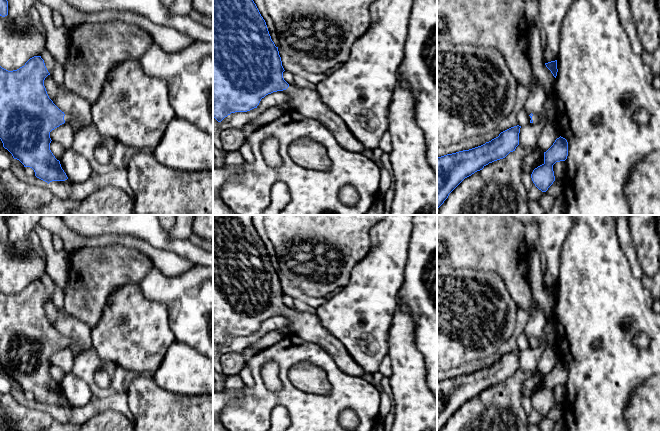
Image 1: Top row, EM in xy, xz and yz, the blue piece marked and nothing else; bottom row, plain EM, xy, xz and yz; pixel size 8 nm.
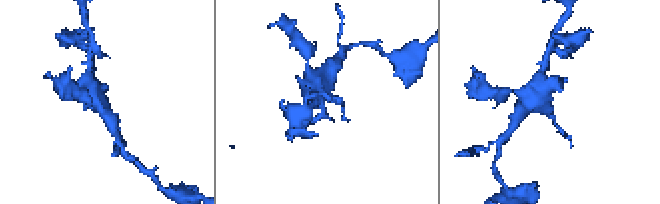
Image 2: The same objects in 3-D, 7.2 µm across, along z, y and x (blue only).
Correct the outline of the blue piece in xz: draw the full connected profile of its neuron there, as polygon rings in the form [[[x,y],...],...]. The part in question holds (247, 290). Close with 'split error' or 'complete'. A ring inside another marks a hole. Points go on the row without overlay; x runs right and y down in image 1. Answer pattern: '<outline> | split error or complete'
[[[213,215],[213,341],[221,346],[231,337],[257,332],[266,319],[285,314],[289,319],[287,328],[290,335],[319,345],[332,356],[342,372],[363,378],[366,372],[348,354],[345,346],[321,326],[316,313],[290,310],[283,302],[284,295],[278,271],[272,265],[266,246],[253,225],[252,215]]] | split error

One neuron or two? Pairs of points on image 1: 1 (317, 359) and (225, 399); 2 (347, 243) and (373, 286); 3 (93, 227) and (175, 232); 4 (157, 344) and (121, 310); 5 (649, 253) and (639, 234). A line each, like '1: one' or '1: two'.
1: two
2: two
3: two
4: one
5: one

